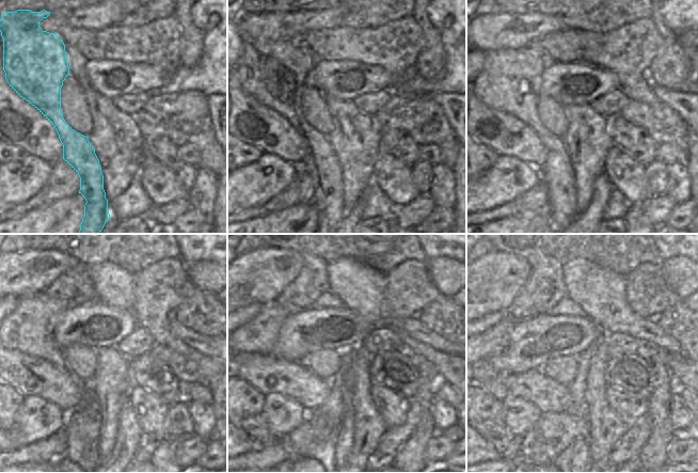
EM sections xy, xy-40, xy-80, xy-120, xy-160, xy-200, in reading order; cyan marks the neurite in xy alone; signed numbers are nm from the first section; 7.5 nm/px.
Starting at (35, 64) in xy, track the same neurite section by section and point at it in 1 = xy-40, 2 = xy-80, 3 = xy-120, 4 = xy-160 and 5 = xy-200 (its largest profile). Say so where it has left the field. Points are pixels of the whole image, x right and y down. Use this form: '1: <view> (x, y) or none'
1: xy-40 (274, 75)
2: xy-80 (510, 80)
3: xy-120 (30, 328)
4: xy-160 (258, 335)
5: xy-200 (491, 342)

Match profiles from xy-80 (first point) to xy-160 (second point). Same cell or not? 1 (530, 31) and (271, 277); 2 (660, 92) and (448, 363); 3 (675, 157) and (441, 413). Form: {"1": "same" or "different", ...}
{"1": "same", "2": "different", "3": "different"}

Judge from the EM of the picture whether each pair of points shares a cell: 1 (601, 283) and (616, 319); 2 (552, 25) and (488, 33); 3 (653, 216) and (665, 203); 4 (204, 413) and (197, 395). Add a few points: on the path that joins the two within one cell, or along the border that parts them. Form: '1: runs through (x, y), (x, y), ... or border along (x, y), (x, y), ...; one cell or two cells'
1: runs through (601, 293), (601, 308), (606, 310); one cell
2: runs through (536, 29), (527, 32), (504, 32); one cell
3: runs through (656, 213), (663, 206); one cell
4: border along (188, 403), (197, 400), (211, 405); two cells

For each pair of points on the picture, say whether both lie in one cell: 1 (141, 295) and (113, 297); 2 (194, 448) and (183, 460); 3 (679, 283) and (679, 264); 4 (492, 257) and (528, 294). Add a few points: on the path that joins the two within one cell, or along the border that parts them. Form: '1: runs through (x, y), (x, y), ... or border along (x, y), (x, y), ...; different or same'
1: border along (132, 274), (133, 310); different
2: runs through (191, 452), (186, 457); same
3: runs through (679, 279), (679, 268); same
4: border along (528, 263), (529, 277), (507, 308); different

